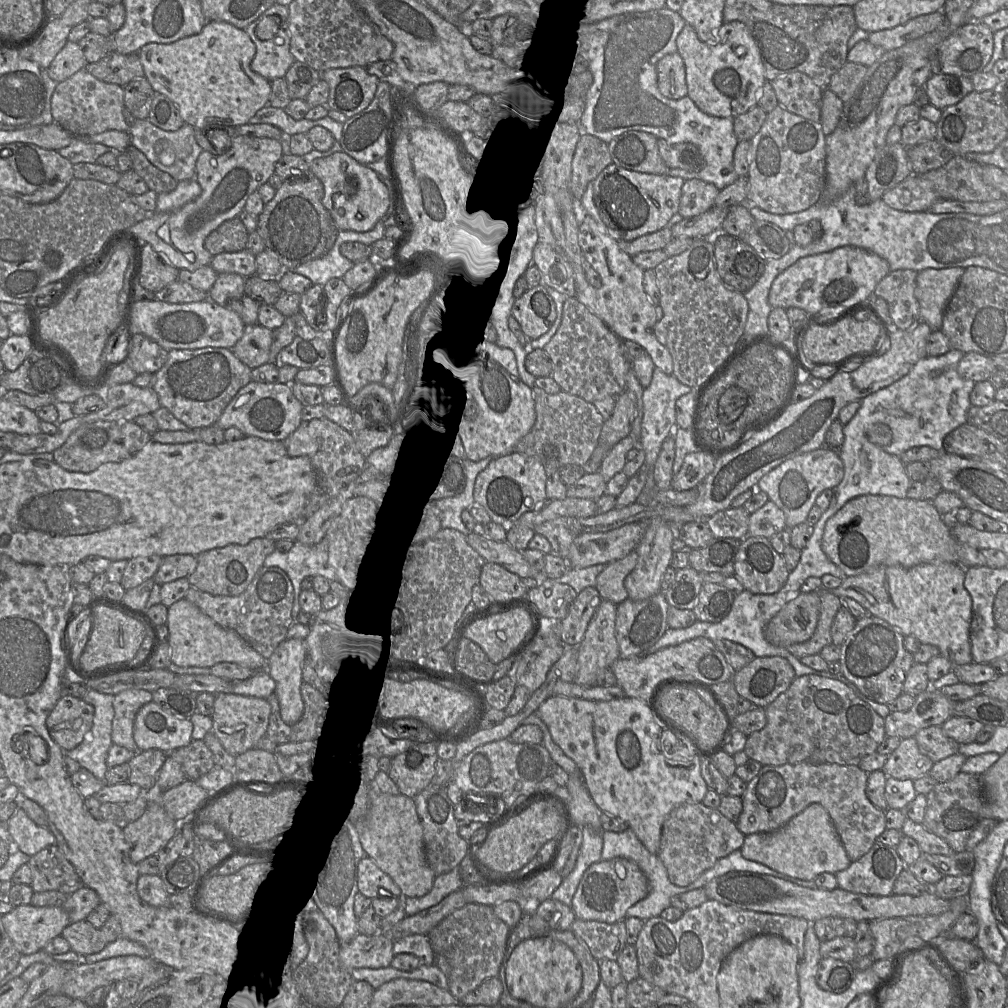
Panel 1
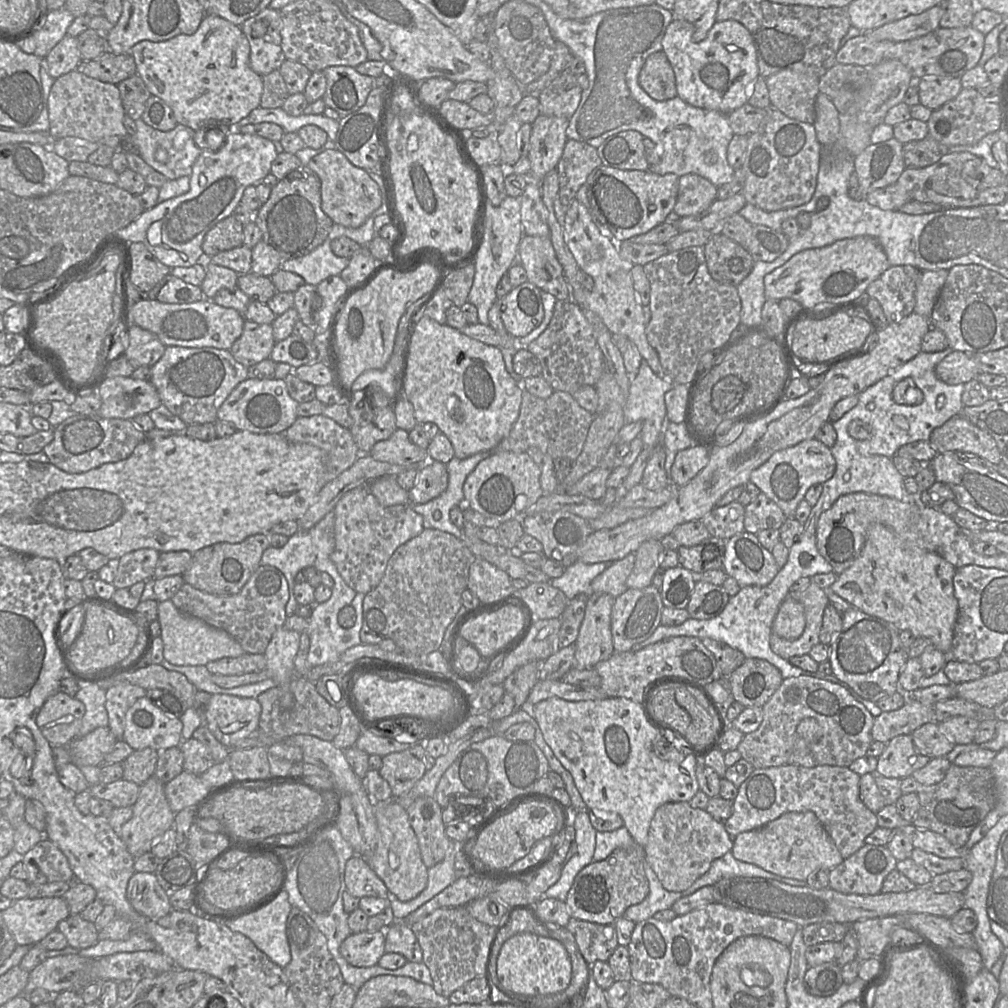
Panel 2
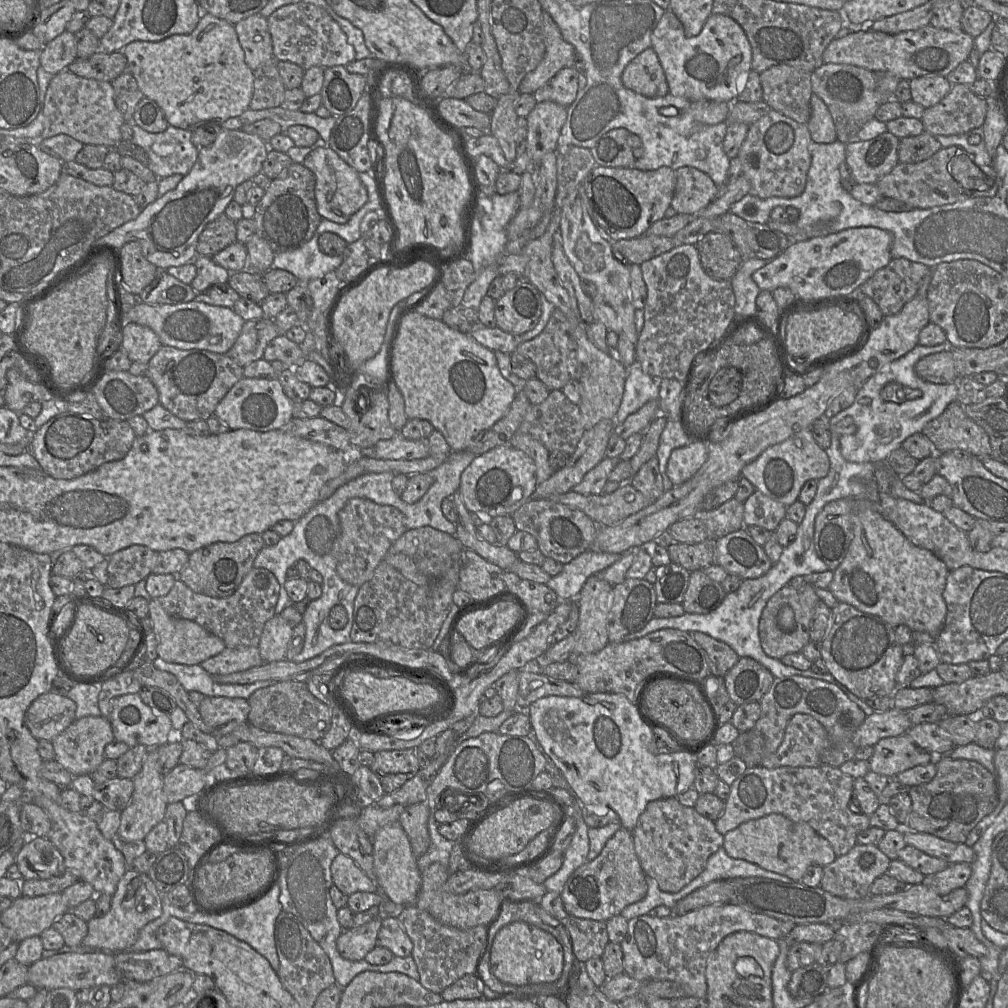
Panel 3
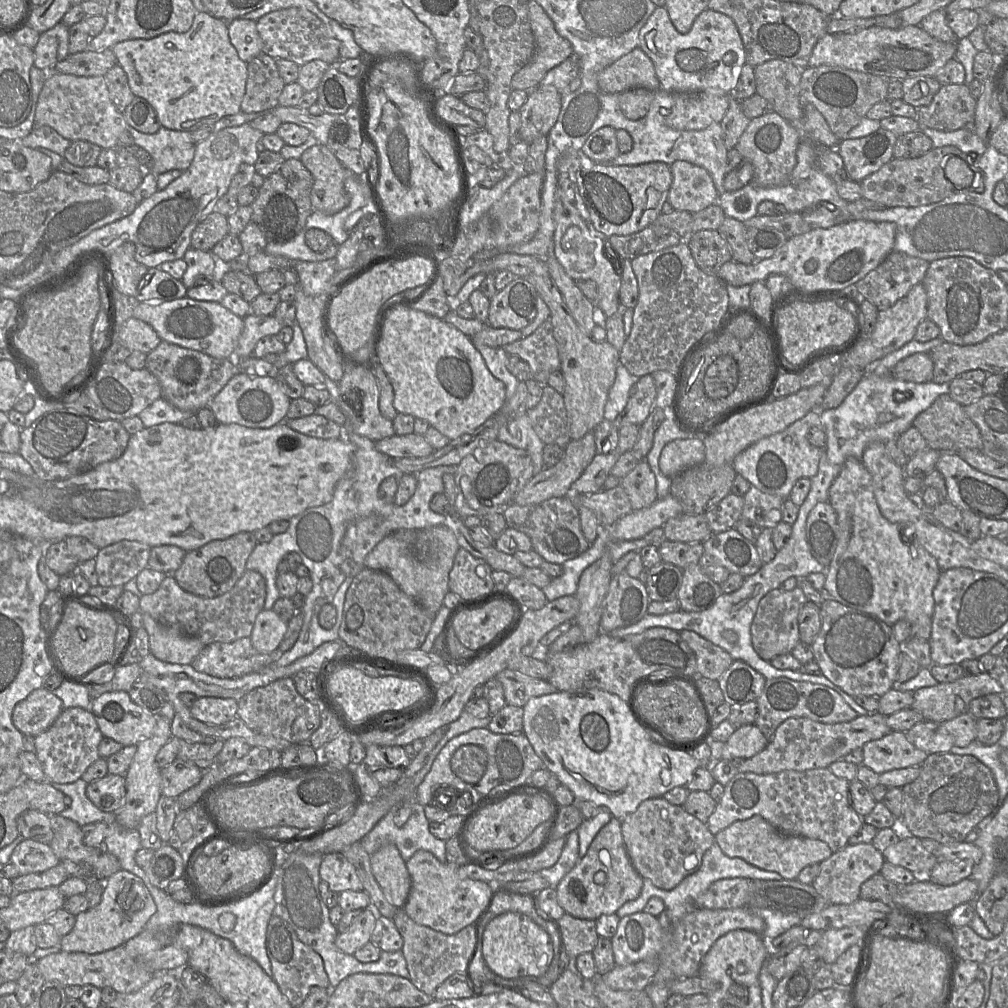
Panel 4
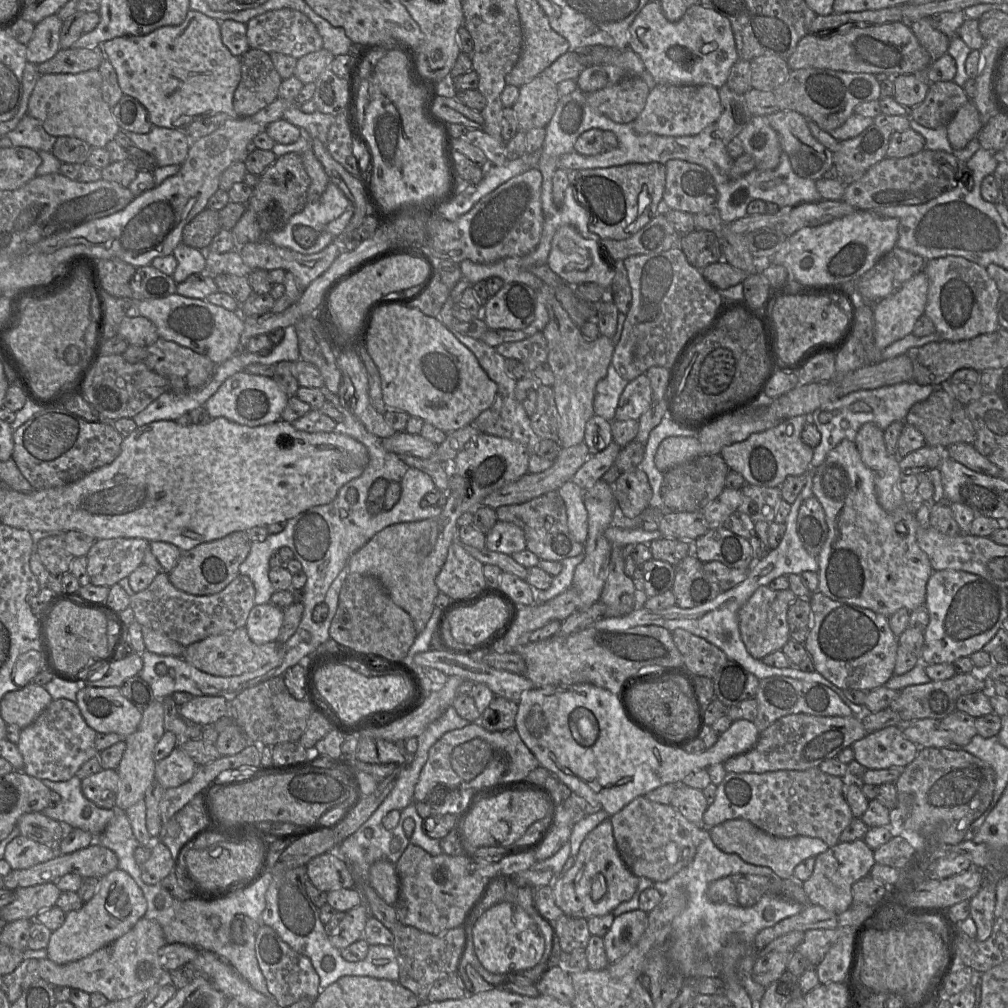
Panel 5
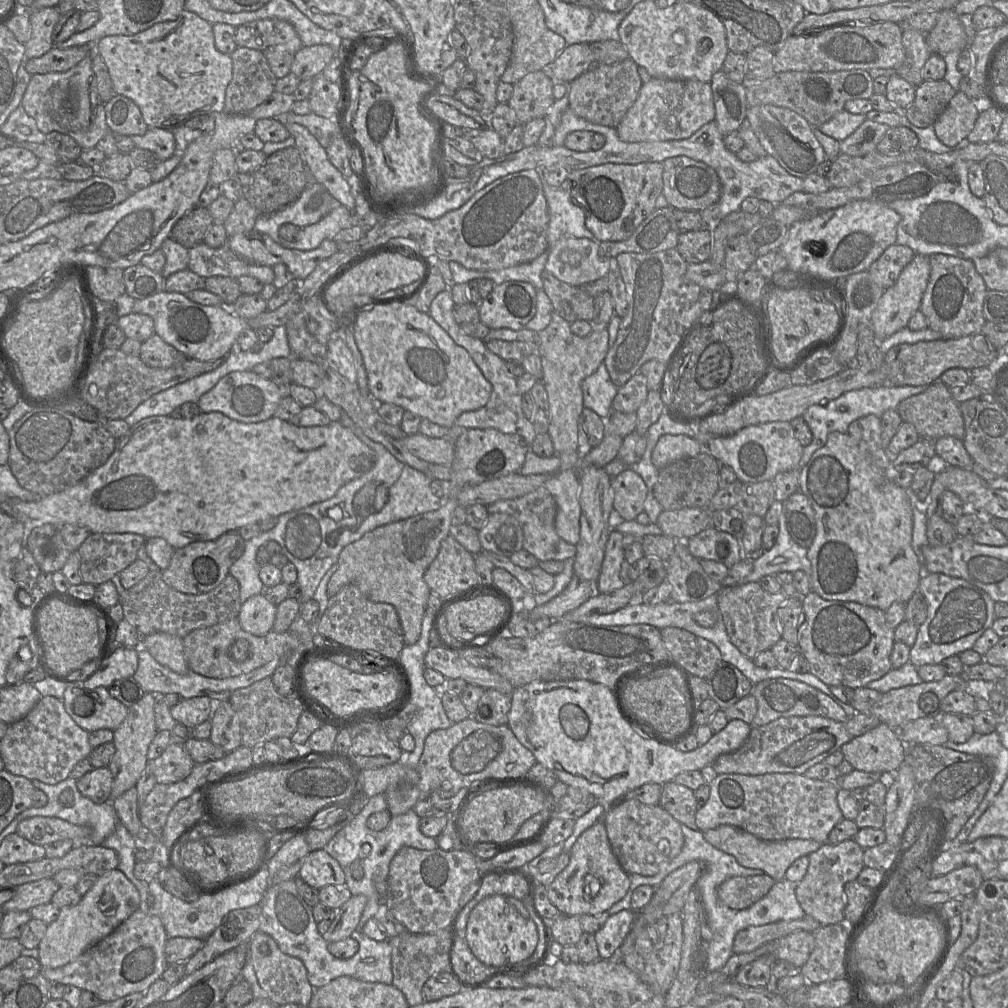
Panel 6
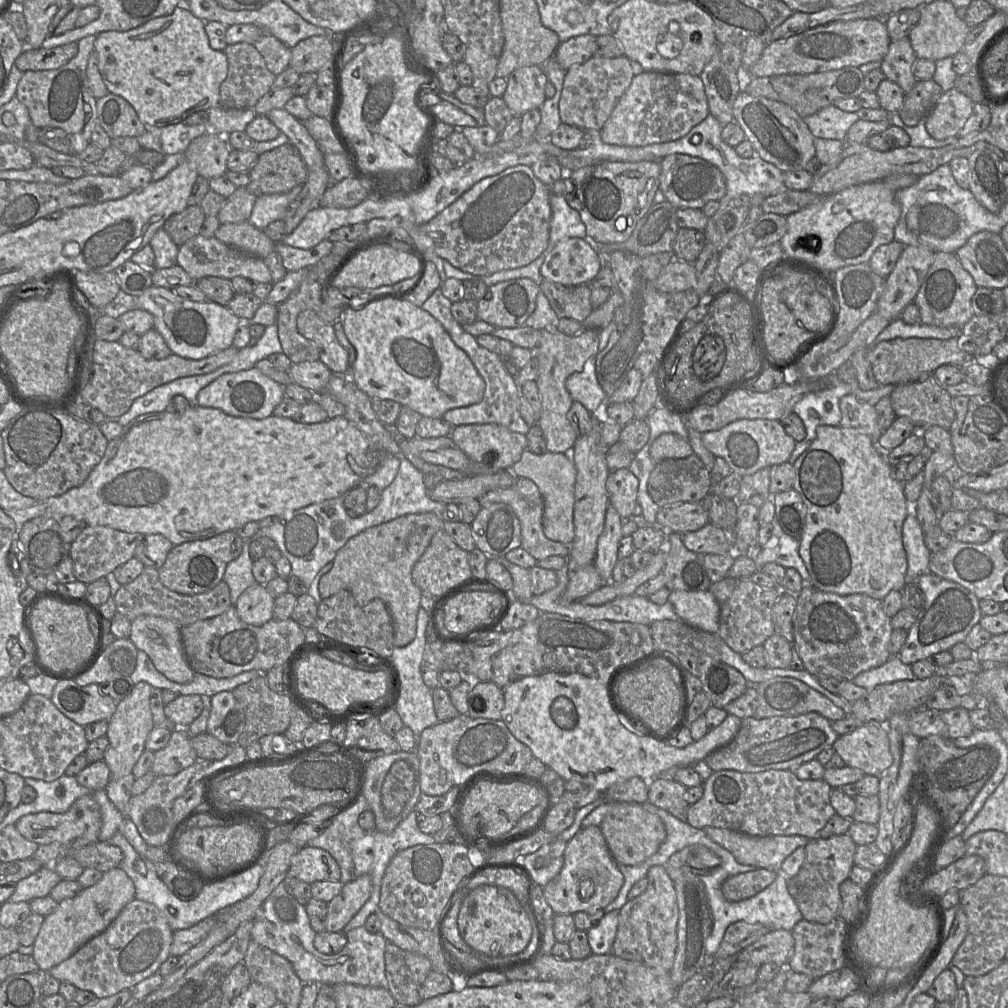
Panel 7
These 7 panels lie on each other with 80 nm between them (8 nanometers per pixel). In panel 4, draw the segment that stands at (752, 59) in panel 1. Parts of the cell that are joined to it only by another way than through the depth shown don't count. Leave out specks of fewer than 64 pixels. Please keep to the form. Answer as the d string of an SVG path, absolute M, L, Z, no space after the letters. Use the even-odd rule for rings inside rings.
M656 7L639 32L640 48L653 62L660 89L666 92L700 92L722 90L729 94L736 85L742 66L746 63L745 50L734 21L725 14L706 9L694 20L689 32L679 33L672 24L665 7Z

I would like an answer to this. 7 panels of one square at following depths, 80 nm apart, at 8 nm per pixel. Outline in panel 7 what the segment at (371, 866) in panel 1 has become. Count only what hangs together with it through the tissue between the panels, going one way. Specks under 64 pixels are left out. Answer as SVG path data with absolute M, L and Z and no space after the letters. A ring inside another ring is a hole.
M305 846L292 857L288 877L312 884L317 881L340 881L341 870L327 851Z

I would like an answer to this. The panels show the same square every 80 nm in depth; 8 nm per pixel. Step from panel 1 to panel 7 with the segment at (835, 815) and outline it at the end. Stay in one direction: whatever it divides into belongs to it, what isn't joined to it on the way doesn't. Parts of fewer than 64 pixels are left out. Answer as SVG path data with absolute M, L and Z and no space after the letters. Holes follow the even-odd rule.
M735 770L714 772L703 782L702 798L689 806L686 822L703 829L719 827L739 831L751 836L791 836L800 835L809 839L820 838L819 833L836 814L830 803L832 787L824 780L801 780L789 770L767 770L747 773Z

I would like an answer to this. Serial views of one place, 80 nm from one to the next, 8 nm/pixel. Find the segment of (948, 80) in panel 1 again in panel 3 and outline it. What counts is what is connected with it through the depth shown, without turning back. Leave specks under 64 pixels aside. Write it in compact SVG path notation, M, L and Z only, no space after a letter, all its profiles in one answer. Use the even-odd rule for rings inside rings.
M922 76L909 81L912 101L928 108L939 103L951 90L946 77Z

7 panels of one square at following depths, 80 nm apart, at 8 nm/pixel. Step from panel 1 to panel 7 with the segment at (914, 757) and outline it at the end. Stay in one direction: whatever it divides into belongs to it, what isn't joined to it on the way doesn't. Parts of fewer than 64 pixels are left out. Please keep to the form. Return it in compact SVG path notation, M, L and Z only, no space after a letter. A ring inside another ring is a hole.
M874 720L862 723L854 731L839 736L832 748L846 766L860 769L867 775L879 777L893 762L886 724Z

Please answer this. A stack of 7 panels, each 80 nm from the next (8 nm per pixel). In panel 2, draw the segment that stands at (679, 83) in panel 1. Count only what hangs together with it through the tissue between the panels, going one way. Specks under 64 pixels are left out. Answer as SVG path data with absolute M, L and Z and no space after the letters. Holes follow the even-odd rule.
M662 51L655 52L646 59L638 81L642 89L656 101L665 101L677 96L675 75Z

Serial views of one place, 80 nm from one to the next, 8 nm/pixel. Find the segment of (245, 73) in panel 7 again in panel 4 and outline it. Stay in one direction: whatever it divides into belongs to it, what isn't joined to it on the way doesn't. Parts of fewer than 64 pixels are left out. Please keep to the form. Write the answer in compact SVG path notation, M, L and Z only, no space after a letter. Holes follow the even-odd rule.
M265 53L259 54L247 63L247 81L241 111L256 113L276 108L285 85L275 59Z

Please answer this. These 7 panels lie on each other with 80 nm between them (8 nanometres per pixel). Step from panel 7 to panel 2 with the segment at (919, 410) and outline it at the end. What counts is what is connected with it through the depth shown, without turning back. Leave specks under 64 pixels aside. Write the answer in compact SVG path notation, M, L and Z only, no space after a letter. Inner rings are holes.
M958 414L935 428L930 443L938 453L946 451L970 452L994 465L1002 465L1002 457L995 439L984 430Z

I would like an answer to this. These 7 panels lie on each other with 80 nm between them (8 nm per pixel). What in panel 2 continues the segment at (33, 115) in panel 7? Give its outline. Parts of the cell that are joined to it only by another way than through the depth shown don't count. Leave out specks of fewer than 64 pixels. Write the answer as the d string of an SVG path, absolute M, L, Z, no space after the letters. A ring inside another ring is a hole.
M76 70L54 80L48 96L49 134L54 139L77 137L98 142L108 136L119 136L128 142L123 125L125 111L117 85L91 78Z

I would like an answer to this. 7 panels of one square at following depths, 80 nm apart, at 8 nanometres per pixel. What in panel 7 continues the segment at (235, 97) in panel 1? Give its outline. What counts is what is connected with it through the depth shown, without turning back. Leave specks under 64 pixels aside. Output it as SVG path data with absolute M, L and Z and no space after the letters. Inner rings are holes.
M184 4L168 16L153 18L134 29L98 34L94 51L98 54L98 69L109 93L128 101L147 129L177 124L195 112L208 111L219 105L220 86L228 72L227 57L223 51L210 47L205 22L195 17Z

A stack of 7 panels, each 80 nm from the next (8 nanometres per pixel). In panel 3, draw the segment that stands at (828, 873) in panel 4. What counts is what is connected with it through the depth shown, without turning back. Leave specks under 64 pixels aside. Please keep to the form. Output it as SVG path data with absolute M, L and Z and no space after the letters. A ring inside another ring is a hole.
M856 844L848 853L838 856L832 863L823 867L820 888L841 898L864 898L870 894L869 889L873 881L887 872L891 861L877 845Z

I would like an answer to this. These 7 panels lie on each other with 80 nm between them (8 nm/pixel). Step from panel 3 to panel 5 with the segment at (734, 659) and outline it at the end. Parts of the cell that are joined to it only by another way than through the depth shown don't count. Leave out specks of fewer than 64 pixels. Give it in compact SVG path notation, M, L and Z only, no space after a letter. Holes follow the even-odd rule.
M679 628L671 631L671 634L682 654L684 666L696 676L712 679L728 661L721 649L702 637Z

